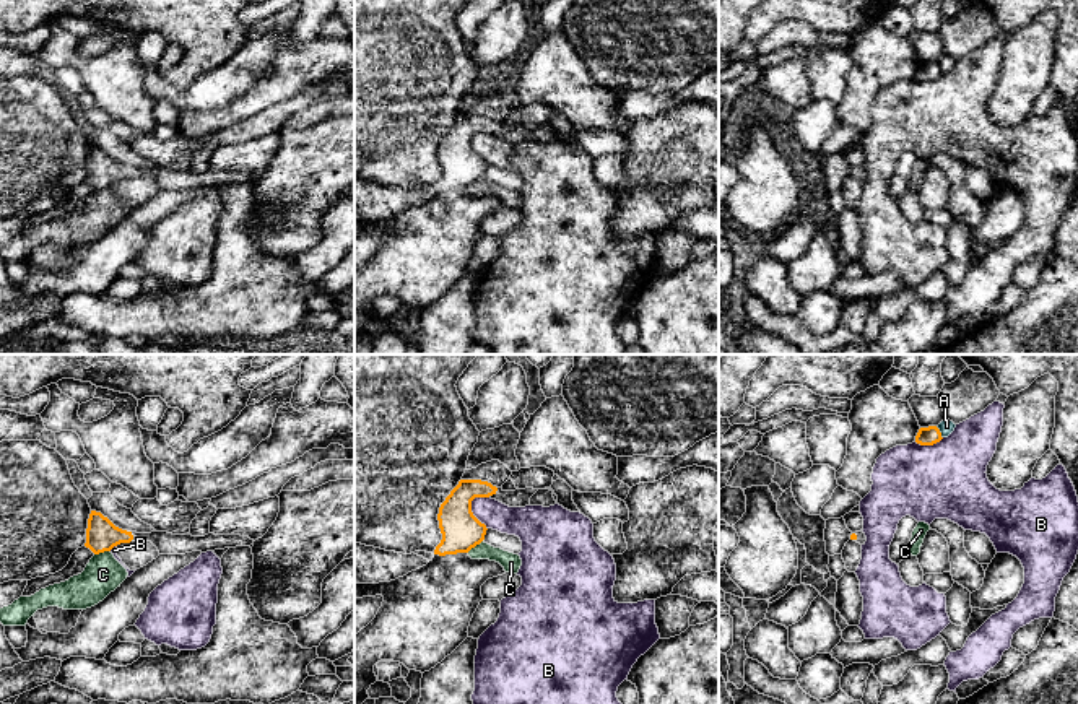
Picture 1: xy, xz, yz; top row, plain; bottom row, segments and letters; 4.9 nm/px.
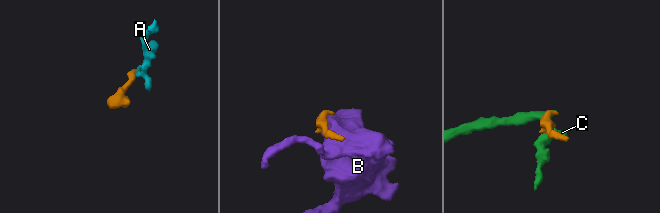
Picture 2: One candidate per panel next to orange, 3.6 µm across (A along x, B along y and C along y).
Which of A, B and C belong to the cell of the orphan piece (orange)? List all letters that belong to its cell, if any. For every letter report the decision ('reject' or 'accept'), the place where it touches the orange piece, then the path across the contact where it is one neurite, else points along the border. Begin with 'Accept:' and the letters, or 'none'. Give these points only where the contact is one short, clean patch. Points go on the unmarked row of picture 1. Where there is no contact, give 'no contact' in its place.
Accept: none
A: reject; meets orange in yz at (940, 69); border along yz (935, 62), (942, 73)
B: reject; meets orange in xz at (472, 148)
C: reject; meets orange in xy at (101, 187); border along xy (109, 186), (95, 191)

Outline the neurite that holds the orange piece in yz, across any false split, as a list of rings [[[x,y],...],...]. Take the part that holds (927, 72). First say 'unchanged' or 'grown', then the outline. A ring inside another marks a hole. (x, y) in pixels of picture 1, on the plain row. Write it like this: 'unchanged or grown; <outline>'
unchanged; [[[937,62],[920,63],[915,72],[915,78],[920,81],[933,81],[941,75],[941,68]]]

